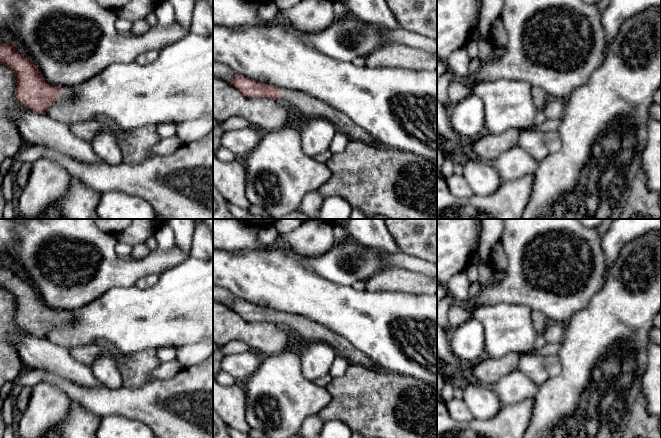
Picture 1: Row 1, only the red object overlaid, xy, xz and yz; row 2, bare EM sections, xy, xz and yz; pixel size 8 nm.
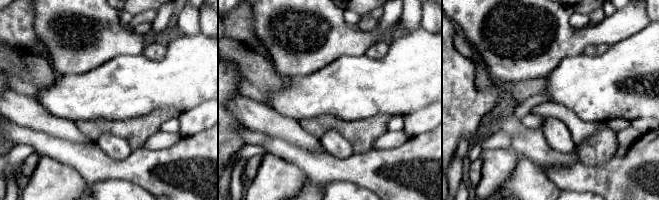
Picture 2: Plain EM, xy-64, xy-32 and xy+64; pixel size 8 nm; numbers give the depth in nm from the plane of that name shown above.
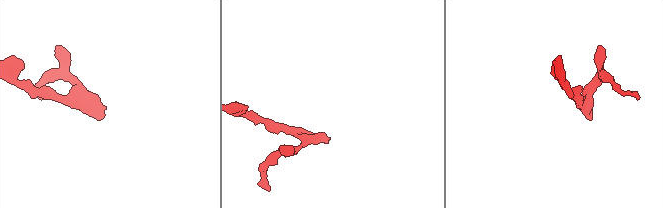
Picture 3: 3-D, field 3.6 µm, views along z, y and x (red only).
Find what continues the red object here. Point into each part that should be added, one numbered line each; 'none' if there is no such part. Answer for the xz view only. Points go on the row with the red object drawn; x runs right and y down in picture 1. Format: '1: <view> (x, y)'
1: xz (310, 107)

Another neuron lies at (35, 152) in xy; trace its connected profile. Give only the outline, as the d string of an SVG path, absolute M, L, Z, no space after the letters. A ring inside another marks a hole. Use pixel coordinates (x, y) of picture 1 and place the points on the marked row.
M33 145L30 148L20 150L14 157L14 161L22 161L22 162L34 162L35 160L42 157L43 152L47 146L44 145Z

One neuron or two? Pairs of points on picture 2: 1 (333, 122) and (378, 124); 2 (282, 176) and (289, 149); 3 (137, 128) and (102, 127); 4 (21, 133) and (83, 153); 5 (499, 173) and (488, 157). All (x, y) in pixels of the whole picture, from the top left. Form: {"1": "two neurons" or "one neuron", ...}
{"1": "one neuron", "2": "two neurons", "3": "one neuron", "4": "one neuron", "5": "one neuron"}

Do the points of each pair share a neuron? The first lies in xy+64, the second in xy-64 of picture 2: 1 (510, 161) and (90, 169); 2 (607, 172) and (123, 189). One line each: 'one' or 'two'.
1: two
2: two

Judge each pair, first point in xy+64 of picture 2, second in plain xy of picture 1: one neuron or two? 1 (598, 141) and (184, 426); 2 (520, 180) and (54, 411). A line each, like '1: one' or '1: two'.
1: two
2: two

